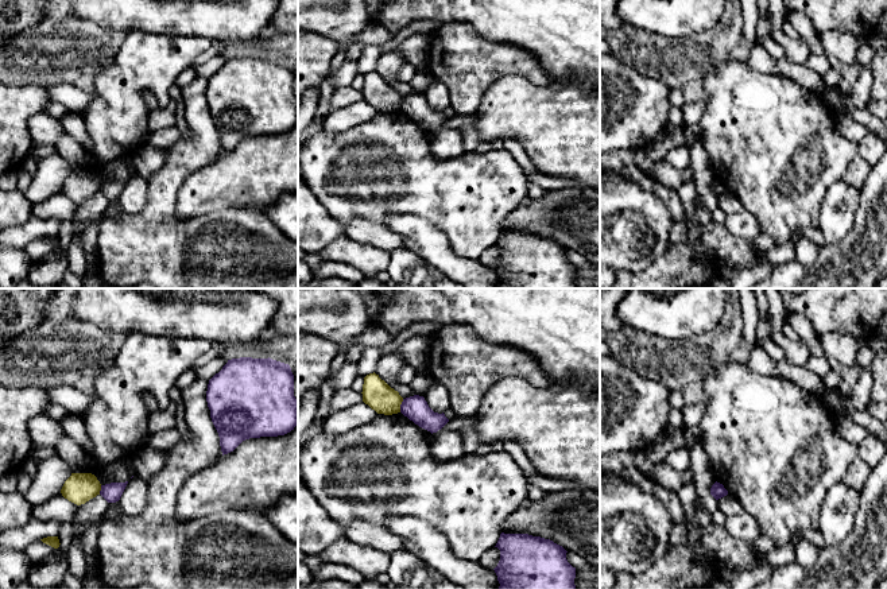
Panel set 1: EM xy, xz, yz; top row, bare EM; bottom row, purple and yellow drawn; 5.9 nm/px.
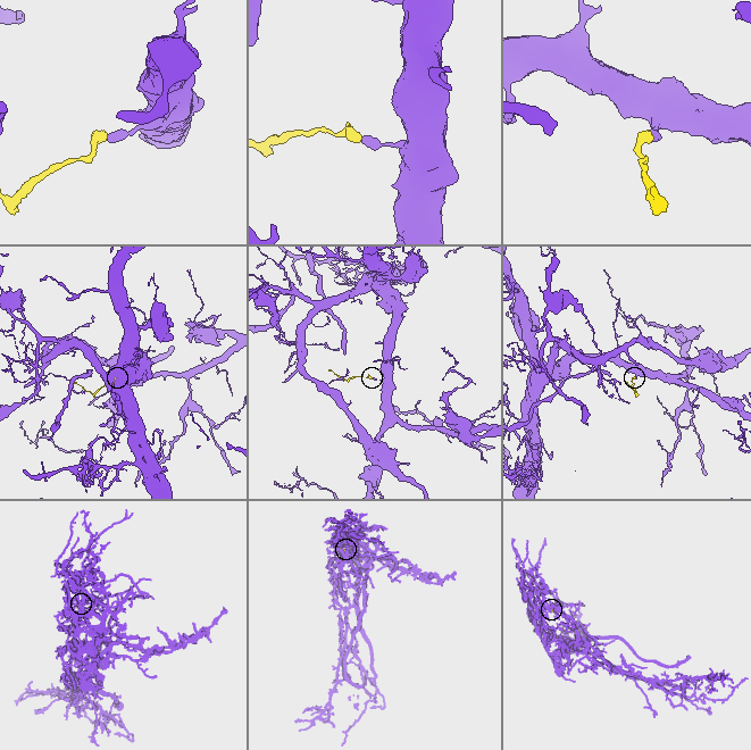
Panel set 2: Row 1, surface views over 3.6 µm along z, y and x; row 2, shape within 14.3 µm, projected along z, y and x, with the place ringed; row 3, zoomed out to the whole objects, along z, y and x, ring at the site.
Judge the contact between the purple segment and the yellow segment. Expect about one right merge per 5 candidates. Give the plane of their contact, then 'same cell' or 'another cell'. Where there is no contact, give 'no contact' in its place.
meets purple in xz; another cell

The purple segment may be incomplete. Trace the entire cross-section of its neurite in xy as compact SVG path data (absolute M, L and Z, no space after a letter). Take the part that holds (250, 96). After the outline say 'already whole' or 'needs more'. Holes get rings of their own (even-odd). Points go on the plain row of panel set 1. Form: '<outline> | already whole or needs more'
M270 55L228 58L209 78L206 100L222 154L245 137L284 133L298 123L291 66Z | already whole

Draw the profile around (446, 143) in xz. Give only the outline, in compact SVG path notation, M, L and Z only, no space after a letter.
M441 127L431 132L431 155L435 159L453 159L462 155L462 132L460 128Z

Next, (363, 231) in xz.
M353 220L344 228L346 236L352 240L375 245L390 253L396 249L406 248L402 236L388 229L384 224L368 220Z

